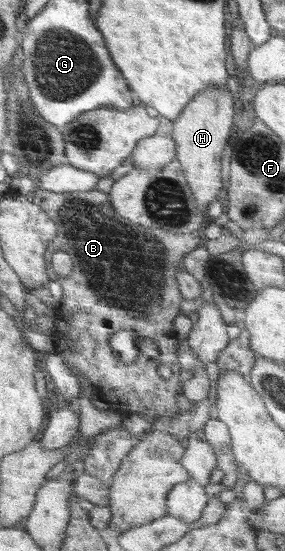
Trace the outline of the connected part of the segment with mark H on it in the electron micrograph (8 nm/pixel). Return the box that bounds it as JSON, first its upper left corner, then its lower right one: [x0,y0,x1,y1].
[166,87,233,219]

